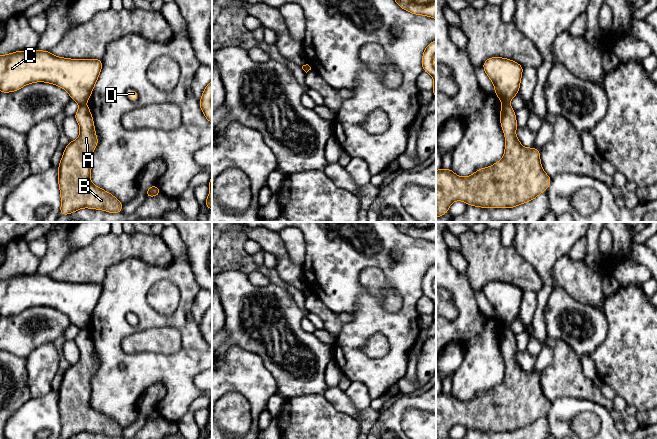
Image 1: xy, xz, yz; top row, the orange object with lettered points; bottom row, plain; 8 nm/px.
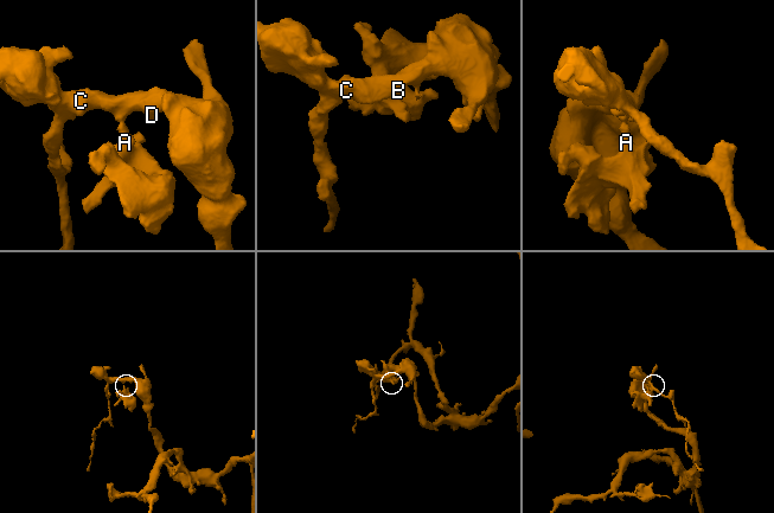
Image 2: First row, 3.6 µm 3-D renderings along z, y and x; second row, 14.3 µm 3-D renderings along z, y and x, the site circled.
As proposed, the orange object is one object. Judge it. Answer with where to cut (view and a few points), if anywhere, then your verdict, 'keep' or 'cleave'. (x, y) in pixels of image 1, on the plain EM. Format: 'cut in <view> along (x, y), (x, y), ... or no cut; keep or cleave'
cut in yz along (503, 327), (508, 328); cleave

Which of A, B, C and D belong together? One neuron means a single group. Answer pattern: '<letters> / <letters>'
A B / C D

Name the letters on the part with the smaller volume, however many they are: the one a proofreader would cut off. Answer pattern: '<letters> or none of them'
A, B

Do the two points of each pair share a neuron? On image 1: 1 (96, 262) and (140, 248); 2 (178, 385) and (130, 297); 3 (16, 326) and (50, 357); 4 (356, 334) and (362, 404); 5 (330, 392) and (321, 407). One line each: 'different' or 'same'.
1: same
2: same
3: different
4: different
5: different

